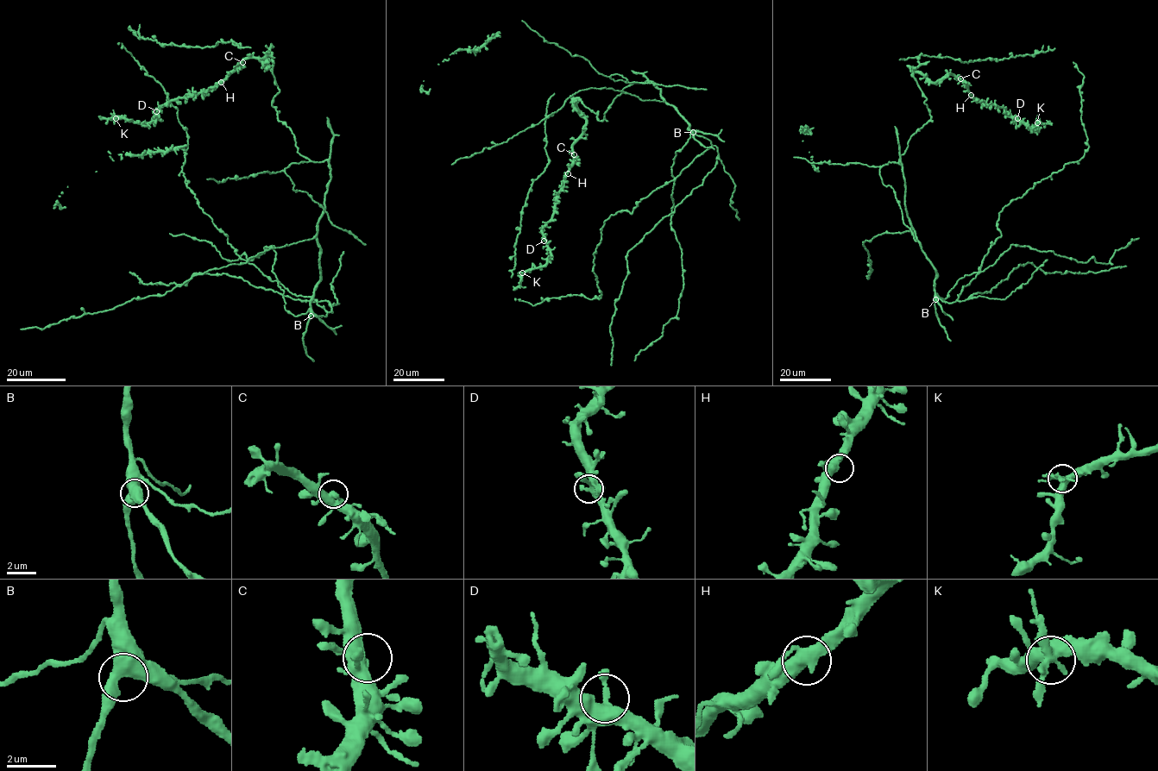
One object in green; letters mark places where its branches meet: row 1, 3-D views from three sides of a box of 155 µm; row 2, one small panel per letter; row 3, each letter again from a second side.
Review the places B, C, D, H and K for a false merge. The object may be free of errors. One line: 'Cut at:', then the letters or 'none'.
Cut at: K

